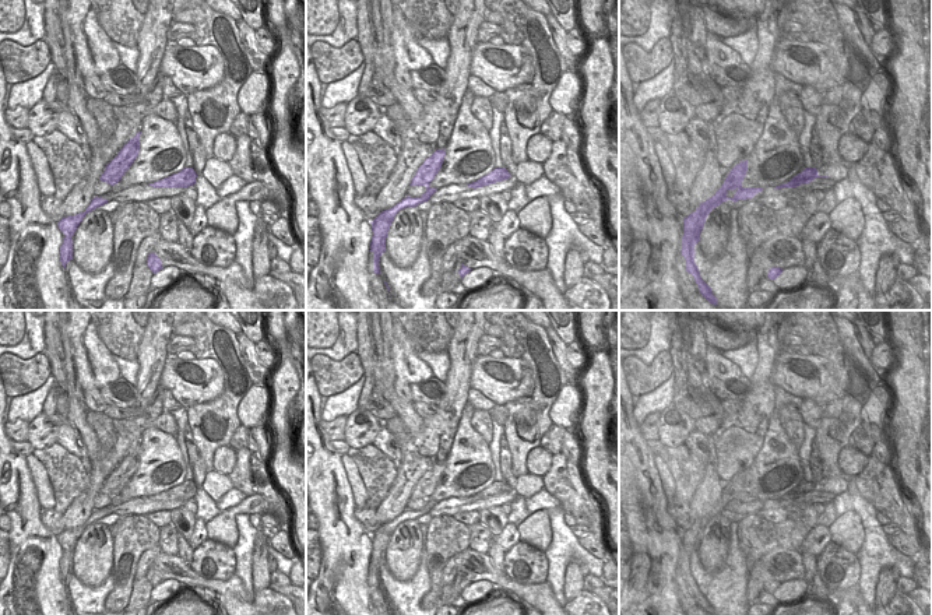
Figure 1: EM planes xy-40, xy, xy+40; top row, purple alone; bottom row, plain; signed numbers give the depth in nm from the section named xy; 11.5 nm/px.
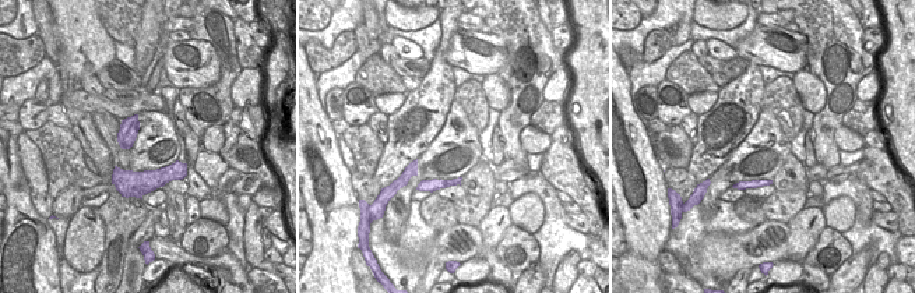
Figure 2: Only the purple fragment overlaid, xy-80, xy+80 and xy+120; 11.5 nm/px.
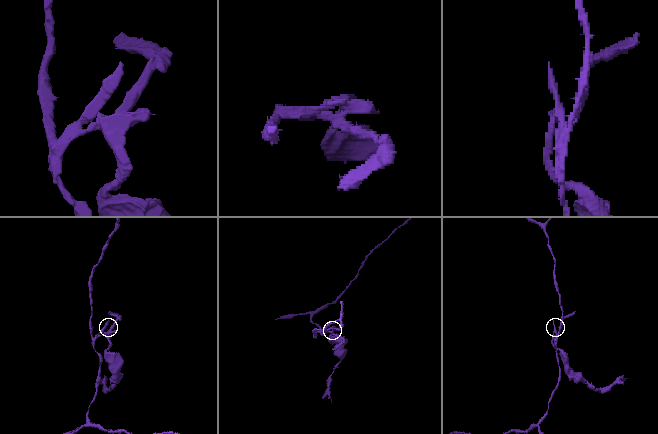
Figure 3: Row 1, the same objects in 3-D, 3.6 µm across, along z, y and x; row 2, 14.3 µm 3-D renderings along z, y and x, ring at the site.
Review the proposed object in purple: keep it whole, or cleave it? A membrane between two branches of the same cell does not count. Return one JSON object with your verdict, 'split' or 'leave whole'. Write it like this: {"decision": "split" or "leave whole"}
{"decision": "split"}

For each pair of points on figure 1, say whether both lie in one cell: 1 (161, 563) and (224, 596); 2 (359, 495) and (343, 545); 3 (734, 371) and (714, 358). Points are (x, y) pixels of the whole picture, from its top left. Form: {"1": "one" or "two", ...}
{"1": "one", "2": "two", "3": "one"}

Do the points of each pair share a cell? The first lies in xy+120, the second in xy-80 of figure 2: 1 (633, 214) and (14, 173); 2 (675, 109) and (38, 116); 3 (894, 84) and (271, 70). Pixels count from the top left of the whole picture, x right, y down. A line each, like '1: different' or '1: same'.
1: same
2: same
3: same

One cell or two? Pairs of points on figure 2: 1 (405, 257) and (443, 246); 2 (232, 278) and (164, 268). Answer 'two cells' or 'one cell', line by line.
1: one cell
2: two cells

